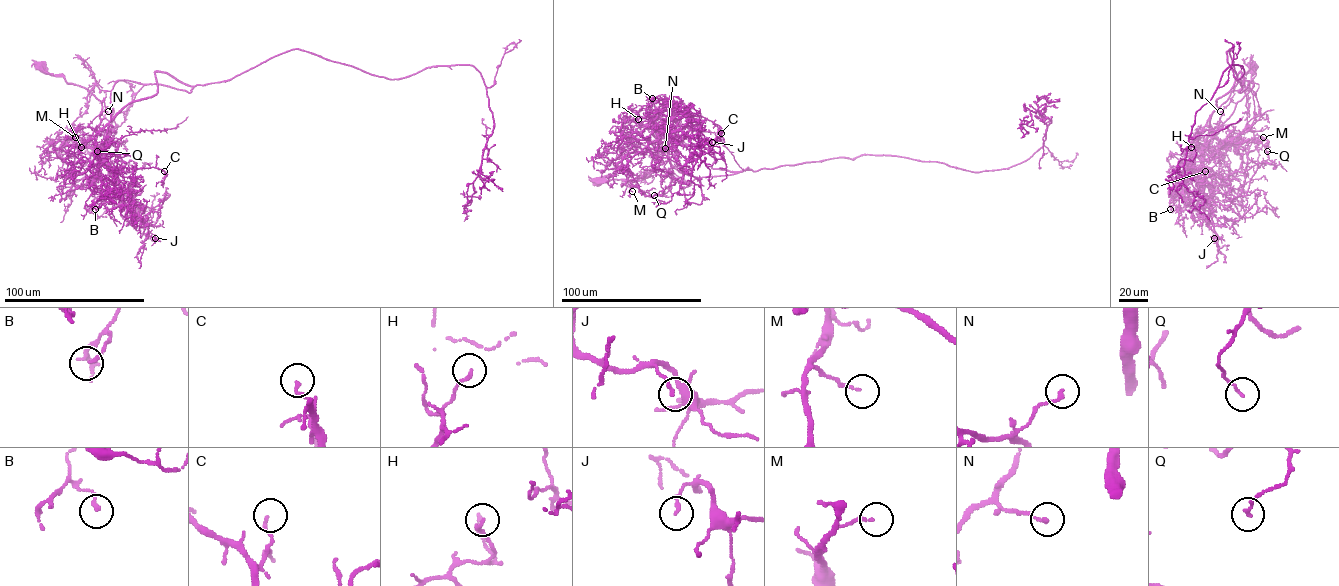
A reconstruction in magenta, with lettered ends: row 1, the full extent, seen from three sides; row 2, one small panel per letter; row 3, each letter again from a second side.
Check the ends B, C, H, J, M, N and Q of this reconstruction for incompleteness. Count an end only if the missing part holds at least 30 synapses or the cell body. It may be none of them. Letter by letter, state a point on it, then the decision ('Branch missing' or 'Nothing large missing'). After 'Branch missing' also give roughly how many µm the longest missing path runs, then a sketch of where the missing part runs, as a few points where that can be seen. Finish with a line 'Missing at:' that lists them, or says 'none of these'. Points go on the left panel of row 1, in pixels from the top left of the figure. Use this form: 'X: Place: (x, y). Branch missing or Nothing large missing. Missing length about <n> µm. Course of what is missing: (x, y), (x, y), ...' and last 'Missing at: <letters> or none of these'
B: Place: (95, 209). Nothing large missing
C: Place: (164, 171). Nothing large missing
H: Place: (81, 147). Nothing large missing
J: Place: (155, 238). Nothing large missing
M: Place: (75, 137). Nothing large missing
N: Place: (108, 111). Nothing large missing
Q: Place: (97, 151). Nothing large missing
Missing at: none of these

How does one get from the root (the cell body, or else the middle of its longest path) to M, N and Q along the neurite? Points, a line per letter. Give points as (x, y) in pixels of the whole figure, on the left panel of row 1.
M: (40, 67), (89, 92), (88, 108), (70, 129), (69, 137), (75, 137)
N: (40, 67), (89, 92), (88, 108), (73, 122), (65, 144), (79, 148), (75, 131), (108, 111)
Q: (40, 67), (85, 87), (101, 102), (100, 123), (91, 137), (98, 160), (100, 146), (114, 136), (97, 151)

